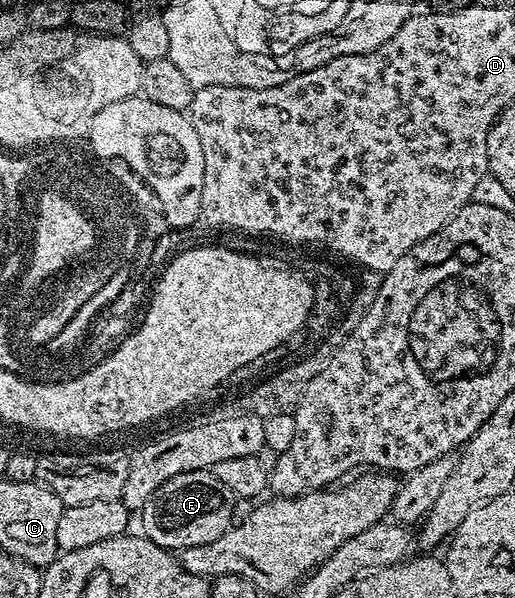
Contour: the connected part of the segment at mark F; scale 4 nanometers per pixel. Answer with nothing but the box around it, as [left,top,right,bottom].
[138,470,233,553]

